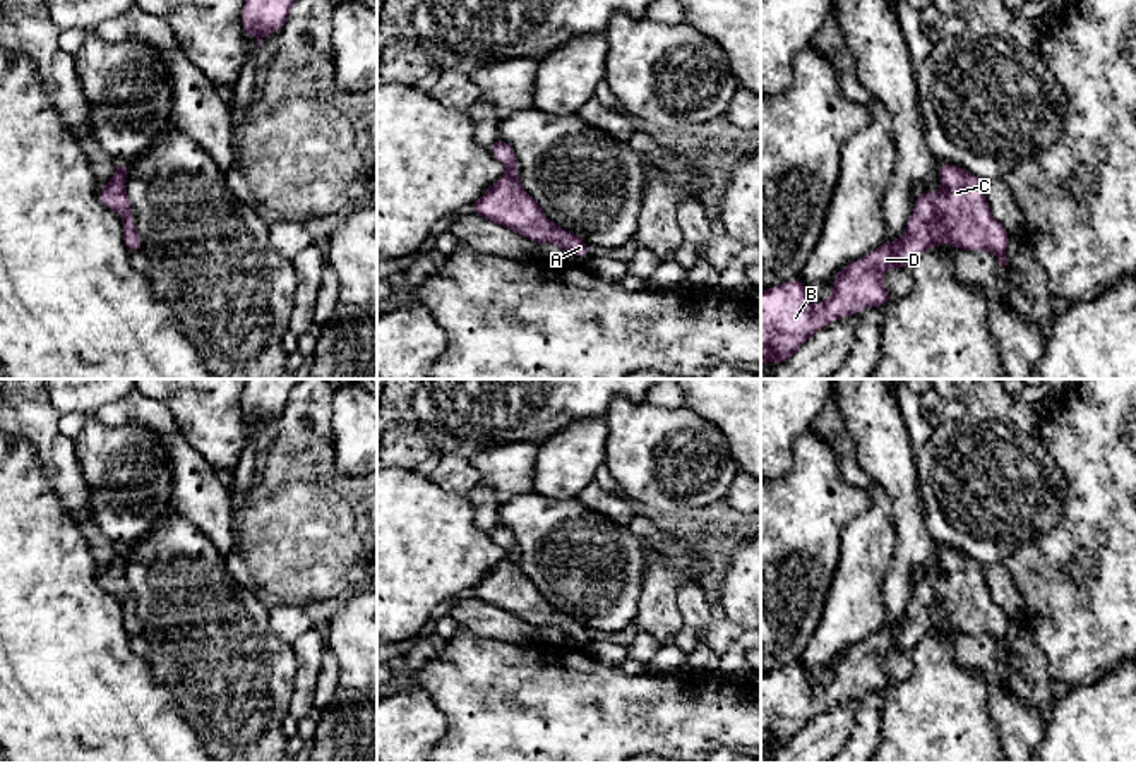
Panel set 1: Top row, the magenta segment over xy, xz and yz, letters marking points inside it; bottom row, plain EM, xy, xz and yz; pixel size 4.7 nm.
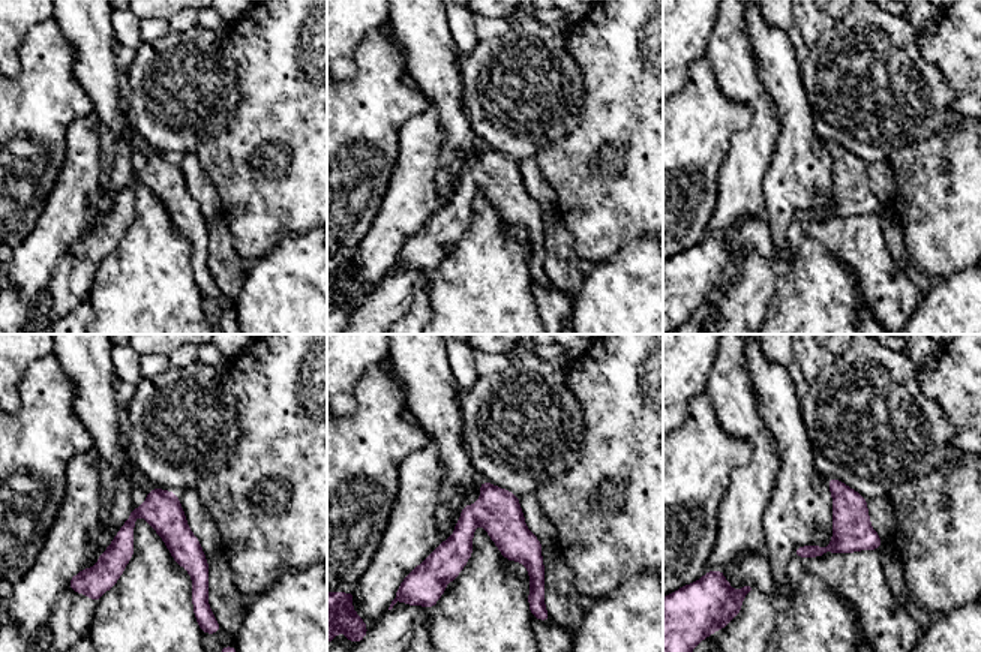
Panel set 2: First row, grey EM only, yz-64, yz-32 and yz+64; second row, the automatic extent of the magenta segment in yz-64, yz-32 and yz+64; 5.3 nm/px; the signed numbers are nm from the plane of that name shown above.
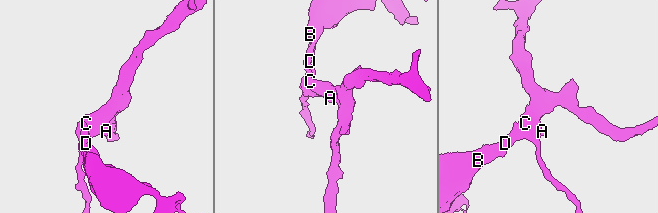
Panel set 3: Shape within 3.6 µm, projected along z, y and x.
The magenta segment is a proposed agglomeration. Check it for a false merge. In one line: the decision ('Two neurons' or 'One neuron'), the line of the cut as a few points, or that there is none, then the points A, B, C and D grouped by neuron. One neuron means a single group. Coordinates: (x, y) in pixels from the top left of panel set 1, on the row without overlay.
One neuron. No split. Groups: A B C D

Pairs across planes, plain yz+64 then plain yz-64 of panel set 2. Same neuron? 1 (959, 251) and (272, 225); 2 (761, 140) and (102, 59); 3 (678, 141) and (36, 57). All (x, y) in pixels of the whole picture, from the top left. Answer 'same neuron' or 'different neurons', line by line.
1: same neuron
2: different neurons
3: same neuron

